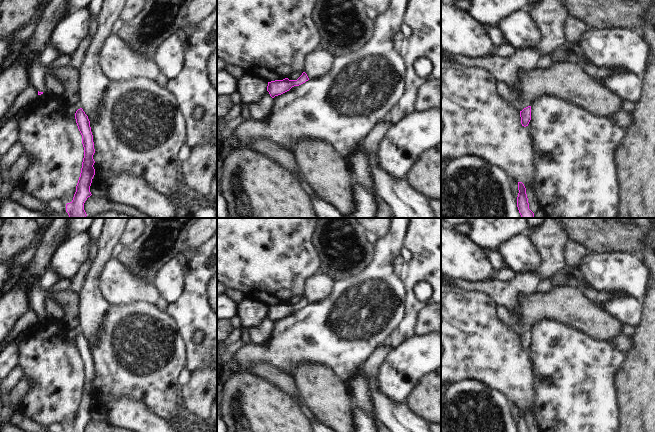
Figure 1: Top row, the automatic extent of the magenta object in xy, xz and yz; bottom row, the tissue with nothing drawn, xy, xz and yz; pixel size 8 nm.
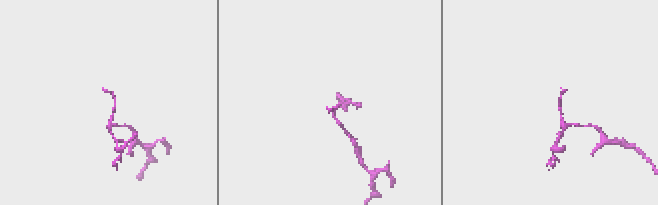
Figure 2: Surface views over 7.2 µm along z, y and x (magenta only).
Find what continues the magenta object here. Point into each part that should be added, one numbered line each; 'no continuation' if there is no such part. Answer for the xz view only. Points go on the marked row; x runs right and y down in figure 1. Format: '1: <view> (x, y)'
no continuation

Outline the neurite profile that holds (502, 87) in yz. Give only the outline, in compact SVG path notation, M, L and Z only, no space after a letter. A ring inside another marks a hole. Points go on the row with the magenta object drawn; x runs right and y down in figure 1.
M496 80L496 85L498 93L507 101L511 100L514 107L517 108L519 111L522 111L524 108L531 106L530 100L520 99L510 90L504 80Z

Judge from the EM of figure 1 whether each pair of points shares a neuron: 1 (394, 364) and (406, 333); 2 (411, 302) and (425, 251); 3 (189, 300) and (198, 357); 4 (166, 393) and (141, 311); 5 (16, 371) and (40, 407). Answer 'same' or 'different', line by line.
1: different
2: same
3: same
4: same
5: different

